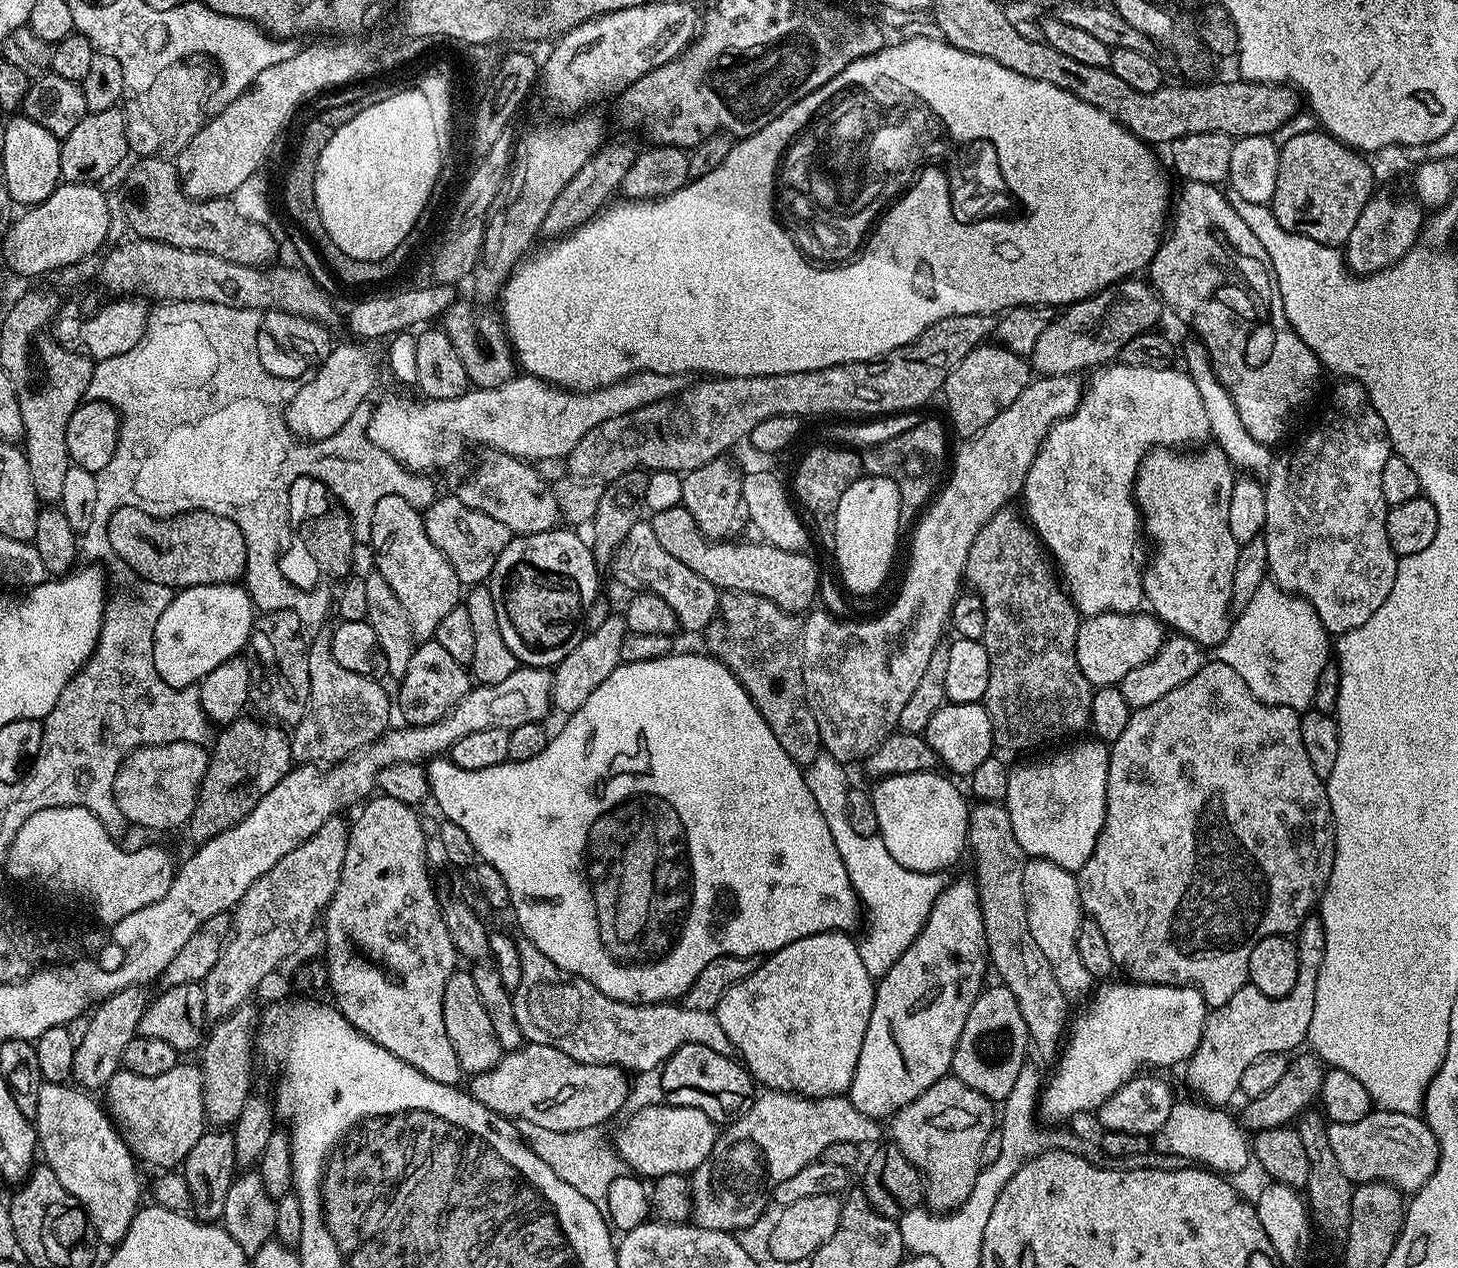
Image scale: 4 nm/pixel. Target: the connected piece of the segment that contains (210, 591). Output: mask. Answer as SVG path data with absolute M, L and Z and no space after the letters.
M236 582L179 589L154 626L154 670L171 688L199 685L210 670L245 651L254 627L252 612L248 588Z

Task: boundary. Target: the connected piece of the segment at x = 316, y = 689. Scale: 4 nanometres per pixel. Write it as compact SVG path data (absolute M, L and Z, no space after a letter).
M327 635L320 636L311 641L308 649L308 669L310 670L310 694L306 704L306 714L295 725L291 733L292 758L297 765L319 764L331 766L339 764L341 760L356 755L357 752L365 749L368 745L383 736L389 727L388 719L394 716L394 704L388 701L388 692L379 683L379 679L354 674L345 670L339 665L332 653L332 642Z

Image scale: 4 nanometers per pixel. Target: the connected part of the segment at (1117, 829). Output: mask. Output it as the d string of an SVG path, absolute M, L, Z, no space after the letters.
M1209 659L1178 690L1170 690L1163 698L1158 698L1158 702L1150 702L1150 706L1142 706L1133 711L1130 722L1126 722L1126 730L1115 740L1108 750L1108 773L1106 774L1106 818L1098 838L1094 842L1094 854L1086 858L1086 866L1082 866L1076 881L1080 891L1080 907L1084 909L1087 919L1093 920L1102 930L1102 935L1106 937L1106 946L1110 946L1110 958L1117 969L1125 972L1127 979L1132 982L1142 984L1174 984L1177 986L1191 986L1199 990L1204 995L1204 1003L1209 1009L1222 1006L1238 994L1244 985L1248 983L1248 967L1250 966L1250 950L1262 942L1262 938L1267 936L1292 936L1299 933L1300 925L1313 915L1318 901L1324 894L1324 887L1328 885L1328 879L1334 866L1334 854L1336 853L1336 831L1332 825L1332 811L1330 810L1330 798L1328 797L1328 785L1318 774L1314 774L1314 766L1310 766L1310 754L1306 754L1306 746L1302 742L1302 730L1300 729L1301 713L1290 706L1278 706L1277 704L1263 704L1254 694L1250 694L1250 686L1242 682L1242 677L1237 674L1232 667L1226 666L1221 660Z

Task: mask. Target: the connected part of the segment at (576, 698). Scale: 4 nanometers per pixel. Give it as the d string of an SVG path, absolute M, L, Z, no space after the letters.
M623 615L608 616L606 622L598 626L598 630L585 634L578 642L578 646L570 650L570 654L566 654L566 658L562 658L560 664L555 665L552 678L552 708L560 711L561 717L573 716L584 705L586 698L590 698L590 694L598 690L598 686L602 686L602 682L606 682L610 674L614 674L614 670L622 662L620 655L625 635Z

